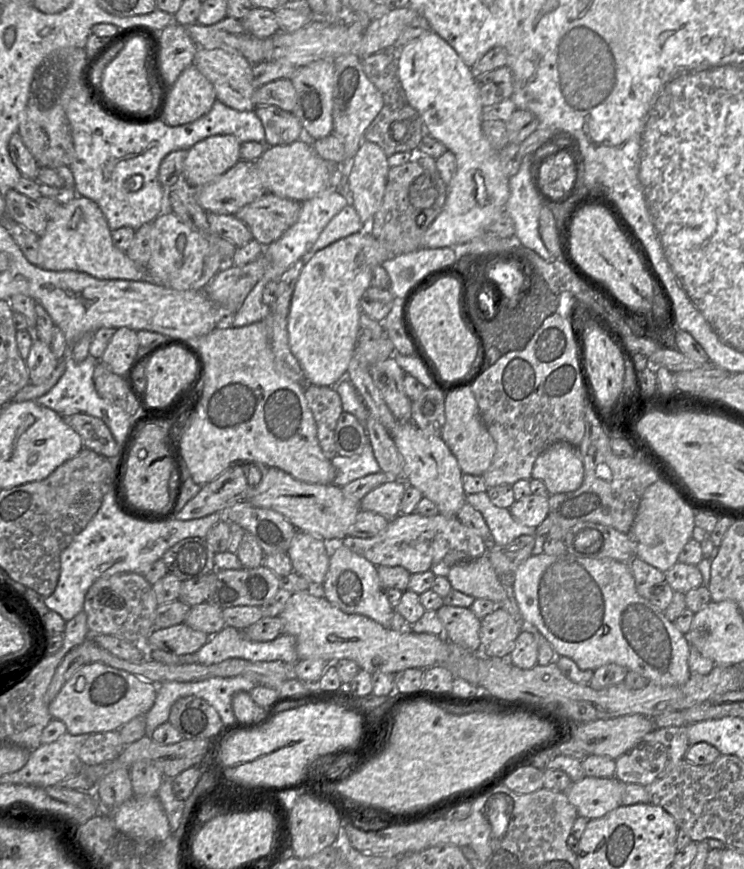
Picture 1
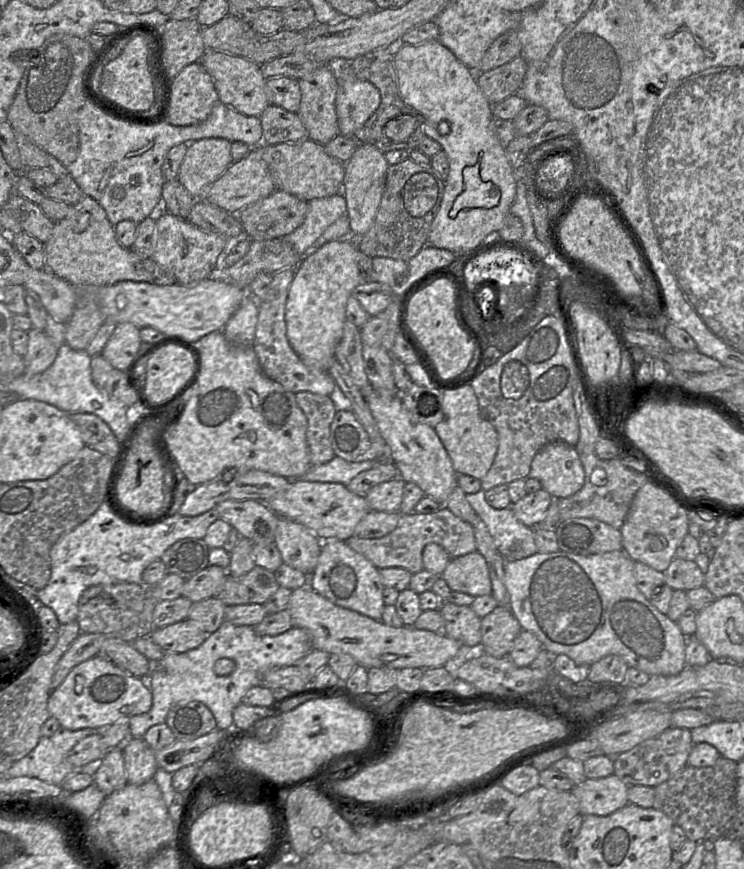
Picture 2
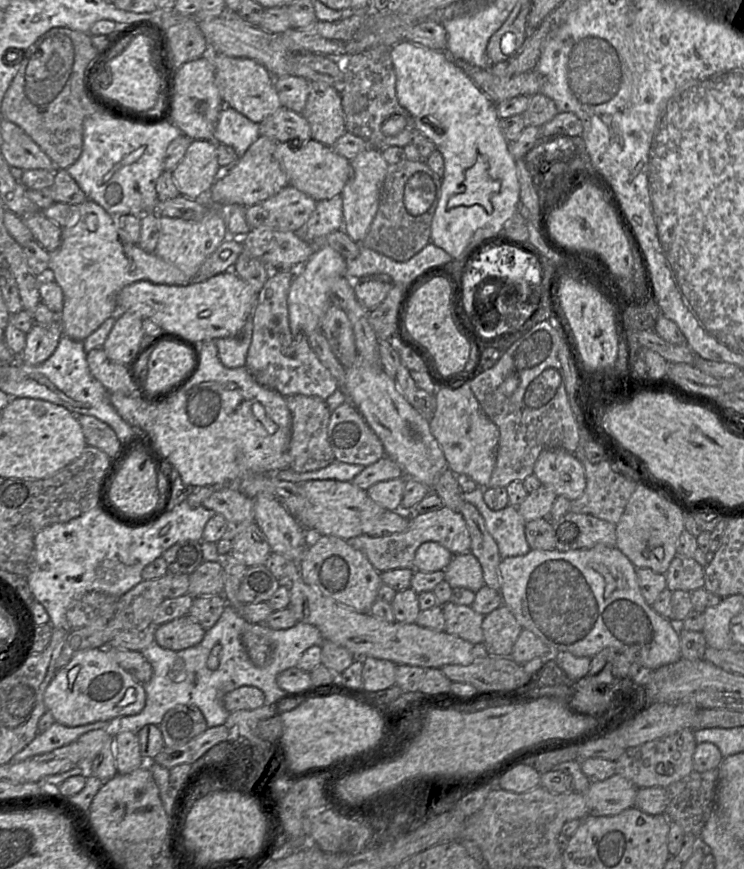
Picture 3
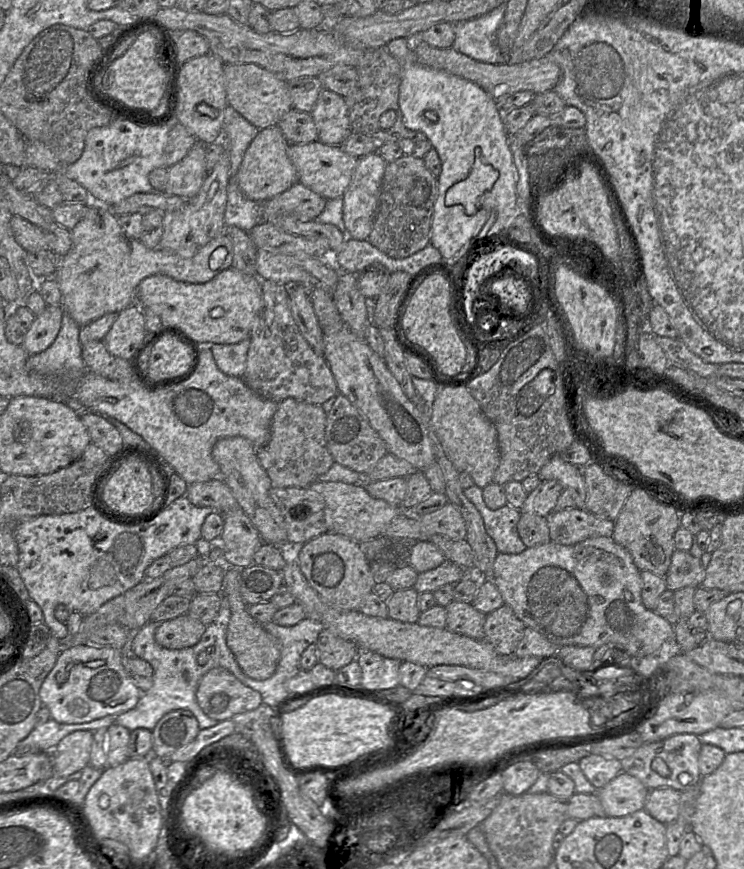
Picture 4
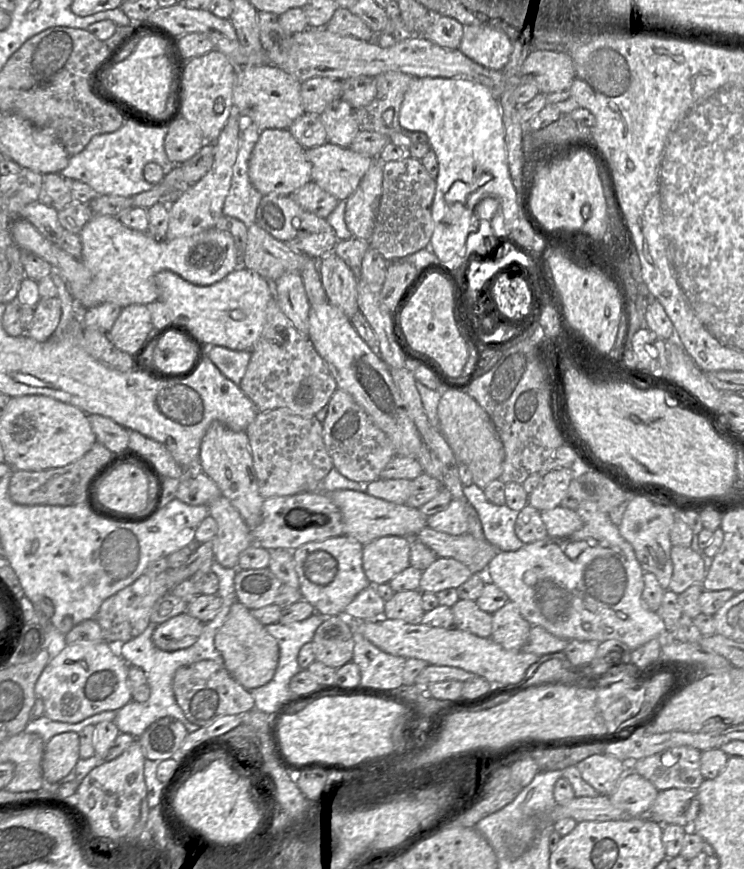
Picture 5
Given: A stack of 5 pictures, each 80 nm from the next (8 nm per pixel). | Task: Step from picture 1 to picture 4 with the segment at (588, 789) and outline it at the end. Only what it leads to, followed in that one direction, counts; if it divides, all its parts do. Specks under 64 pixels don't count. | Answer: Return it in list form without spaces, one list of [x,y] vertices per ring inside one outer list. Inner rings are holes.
[[[622,771],[597,794],[605,815],[622,817],[644,809],[649,791],[638,778]]]

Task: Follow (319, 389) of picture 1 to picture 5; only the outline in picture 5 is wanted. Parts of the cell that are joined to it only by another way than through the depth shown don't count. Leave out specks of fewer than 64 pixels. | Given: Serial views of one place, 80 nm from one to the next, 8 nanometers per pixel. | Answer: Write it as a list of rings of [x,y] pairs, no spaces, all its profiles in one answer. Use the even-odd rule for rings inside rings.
[[[277,408],[259,412],[245,430],[250,444],[253,466],[260,495],[266,499],[272,496],[290,496],[302,492],[321,491],[321,481],[334,467],[323,441],[323,423],[315,416],[302,417],[288,408]]]

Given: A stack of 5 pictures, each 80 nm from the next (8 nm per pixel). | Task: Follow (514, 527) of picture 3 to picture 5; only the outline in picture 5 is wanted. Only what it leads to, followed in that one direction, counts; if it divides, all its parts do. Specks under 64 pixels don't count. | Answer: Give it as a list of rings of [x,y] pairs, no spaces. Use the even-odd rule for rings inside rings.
[[[474,483],[464,486],[463,492],[477,511],[486,540],[498,551],[516,551],[524,545],[515,533],[519,511],[512,510],[506,504],[496,505],[489,502],[483,489]]]

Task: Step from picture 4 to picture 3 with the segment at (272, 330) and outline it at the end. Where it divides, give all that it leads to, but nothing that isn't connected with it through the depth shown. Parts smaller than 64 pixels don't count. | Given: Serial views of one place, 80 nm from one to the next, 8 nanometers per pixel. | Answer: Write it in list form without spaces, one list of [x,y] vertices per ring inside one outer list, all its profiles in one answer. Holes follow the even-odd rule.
[[[272,270],[257,293],[252,313],[252,341],[246,357],[246,367],[255,381],[284,397],[295,394],[326,400],[338,388],[338,383],[311,349],[305,334],[293,334],[289,325],[288,293],[295,273],[292,270]]]

